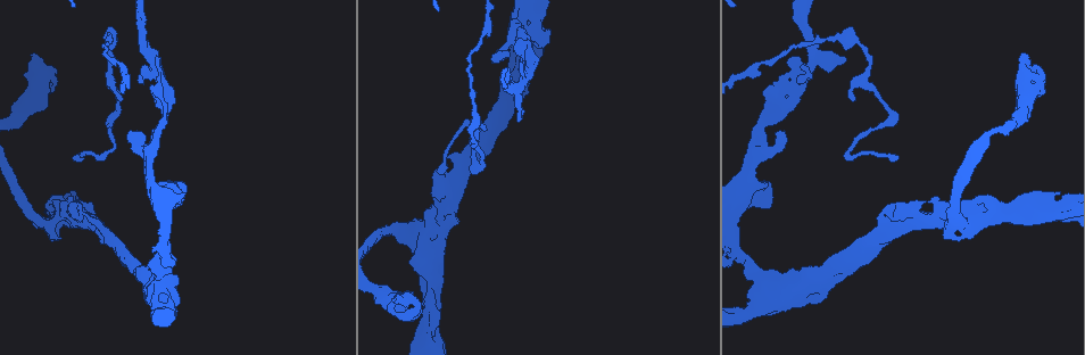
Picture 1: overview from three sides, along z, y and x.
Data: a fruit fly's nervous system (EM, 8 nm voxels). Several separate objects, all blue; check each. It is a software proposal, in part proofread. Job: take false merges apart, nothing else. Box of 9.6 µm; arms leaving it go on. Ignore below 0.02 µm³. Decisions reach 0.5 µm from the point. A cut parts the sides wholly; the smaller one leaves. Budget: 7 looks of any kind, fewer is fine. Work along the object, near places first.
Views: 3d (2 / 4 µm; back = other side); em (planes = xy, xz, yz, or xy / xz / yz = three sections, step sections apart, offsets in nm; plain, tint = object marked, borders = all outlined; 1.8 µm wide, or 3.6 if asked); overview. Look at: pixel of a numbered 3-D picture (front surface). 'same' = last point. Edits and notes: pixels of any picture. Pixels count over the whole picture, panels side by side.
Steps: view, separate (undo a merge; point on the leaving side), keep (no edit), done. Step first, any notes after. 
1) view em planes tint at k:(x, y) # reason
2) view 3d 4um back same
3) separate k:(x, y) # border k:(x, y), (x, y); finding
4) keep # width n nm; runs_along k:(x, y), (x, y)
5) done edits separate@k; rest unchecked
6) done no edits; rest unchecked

view 3d 4um at 1:(516, 29) # three arms meet

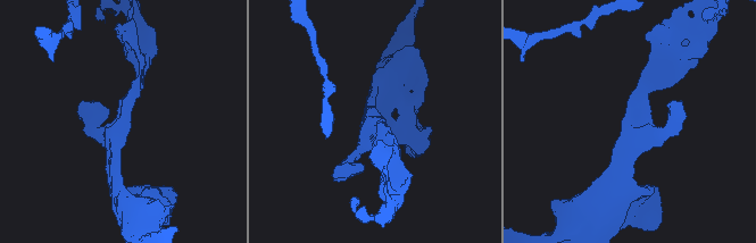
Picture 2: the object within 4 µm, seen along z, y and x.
view em planes tint at 2:(117, 131) # arms 3; arm_widths 160, 190, 200 nm; need the tissue

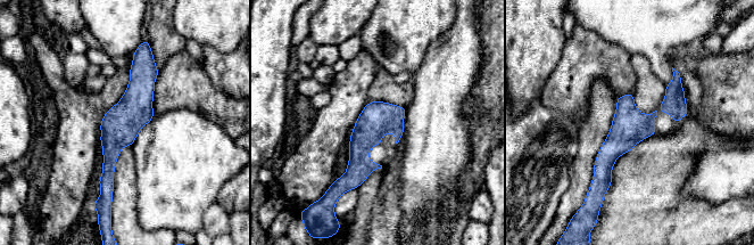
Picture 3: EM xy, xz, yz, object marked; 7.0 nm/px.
keep # runs_along 3:(135, 55), (110, 189); continuous, no second neuron

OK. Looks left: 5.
view em 3.6um planes tint at 1:(820, 292) # abrupt turn

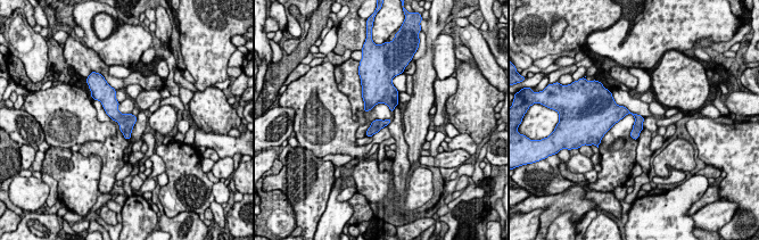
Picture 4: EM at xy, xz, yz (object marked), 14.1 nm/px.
keep # continuous, no second neuron

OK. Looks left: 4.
view 3d 4um at 1:(426, 248) # arms run side by side

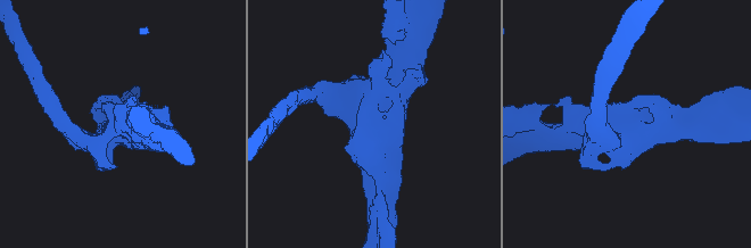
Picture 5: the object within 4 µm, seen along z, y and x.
view em planes tint at 5:(373, 120)

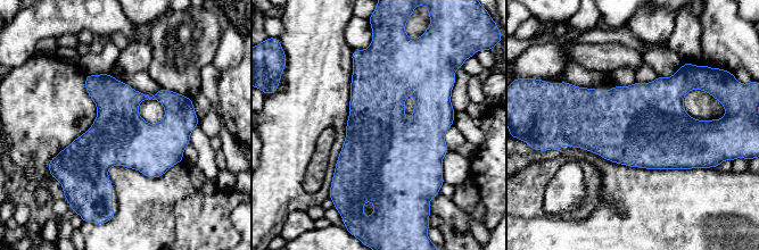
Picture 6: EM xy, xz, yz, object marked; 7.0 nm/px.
keep # one neuron here

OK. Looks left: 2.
done no edits; rest unchecked

